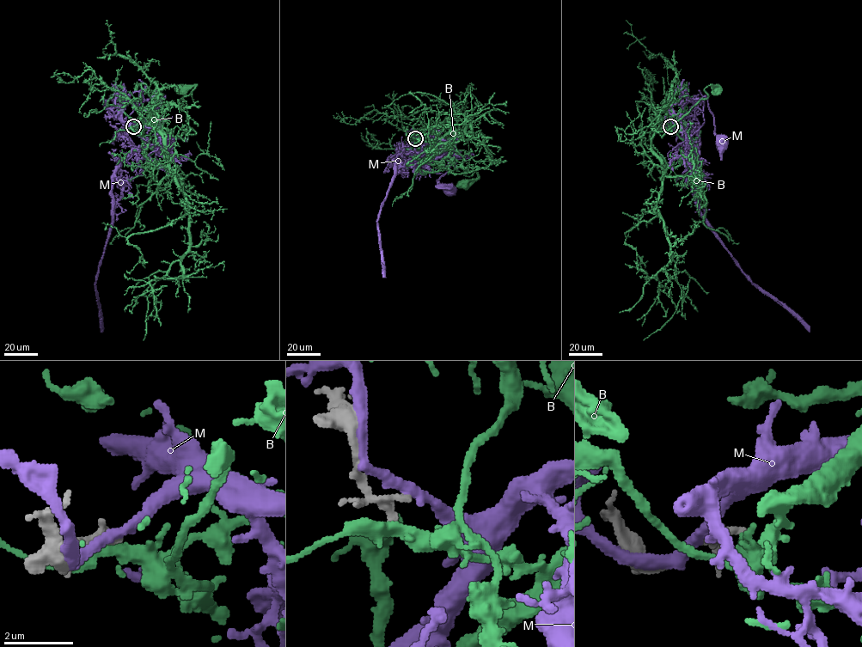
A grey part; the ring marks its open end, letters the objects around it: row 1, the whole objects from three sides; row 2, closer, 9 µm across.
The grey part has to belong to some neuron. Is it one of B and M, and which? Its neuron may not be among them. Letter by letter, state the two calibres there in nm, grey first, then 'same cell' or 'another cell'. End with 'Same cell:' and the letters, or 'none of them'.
B: 180/320 nm | another cell
M: 160/320 nm | another cell
Same cell: none of them

